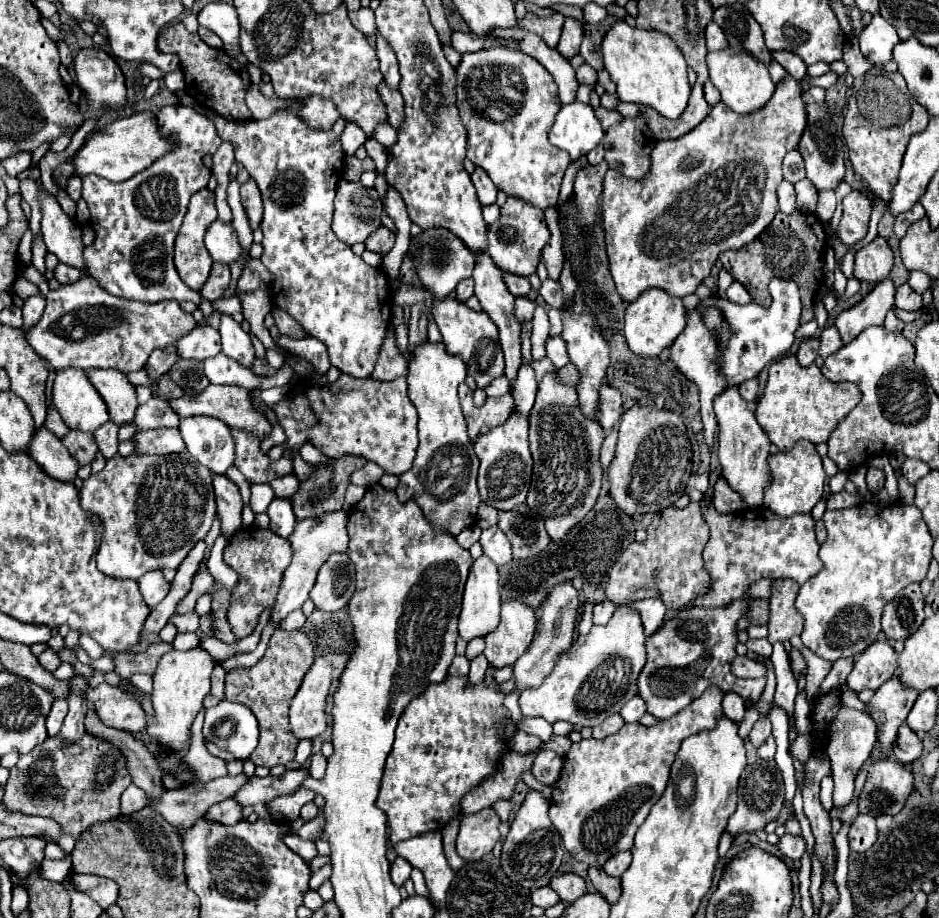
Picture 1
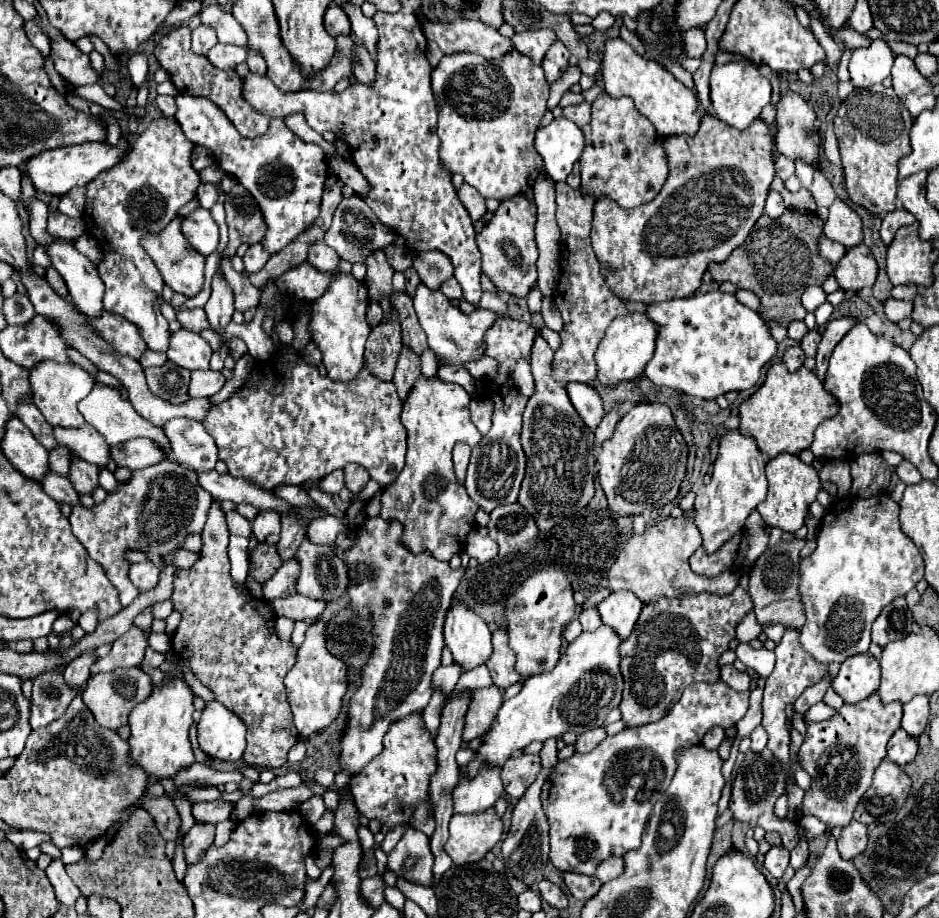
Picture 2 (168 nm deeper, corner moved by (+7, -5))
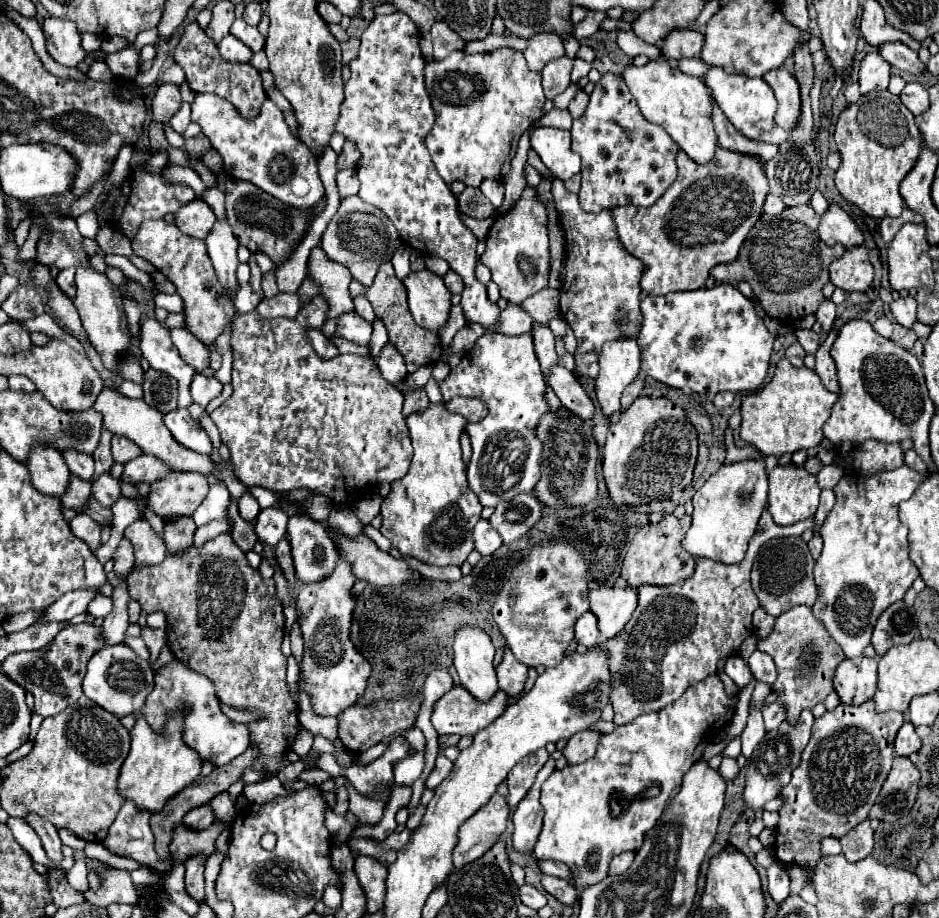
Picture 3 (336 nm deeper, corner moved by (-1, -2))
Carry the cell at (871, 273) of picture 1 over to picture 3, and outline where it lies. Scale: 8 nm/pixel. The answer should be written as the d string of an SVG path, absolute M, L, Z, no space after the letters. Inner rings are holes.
M864 245L848 249L840 259L832 261L830 283L842 291L866 291L872 283L874 269L868 261L868 249Z

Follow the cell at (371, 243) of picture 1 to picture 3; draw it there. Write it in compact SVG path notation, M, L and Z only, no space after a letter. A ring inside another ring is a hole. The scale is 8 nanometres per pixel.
M384 263L380 267L372 287L368 287L364 291L364 295L370 301L370 305L372 305L374 313L376 313L376 319L380 319L384 323L384 327L388 331L388 343L392 343L400 351L400 355L404 357L404 361L408 365L408 373L414 373L422 365L434 365L434 363L438 363L442 359L444 349L442 349L442 343L438 339L438 333L422 329L420 325L414 323L414 319L410 315L410 309L408 309L406 289L402 287L402 281L394 275L392 263Z

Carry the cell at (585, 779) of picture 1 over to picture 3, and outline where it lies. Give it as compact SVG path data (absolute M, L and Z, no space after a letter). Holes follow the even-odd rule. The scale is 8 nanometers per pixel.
M712 675L706 681L692 685L680 699L676 699L668 707L648 715L640 715L632 723L616 727L614 733L606 733L600 739L598 751L590 761L564 767L562 771L558 771L562 777L560 781L544 781L540 803L546 815L534 847L534 855L538 859L556 859L566 863L572 871L574 885L580 889L600 883L608 875L608 865L614 855L620 855L622 851L638 851L642 847L644 835L660 819L672 789L682 783L684 773L698 759L702 759L702 753L708 741L712 741L714 731L728 725L734 715L734 705L736 699L728 697L722 681Z

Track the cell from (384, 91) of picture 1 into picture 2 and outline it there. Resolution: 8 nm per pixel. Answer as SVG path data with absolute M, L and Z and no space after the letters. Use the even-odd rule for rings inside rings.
M356 46L358 50L358 58L360 58L360 64L356 62L356 72L354 76L358 78L358 82L364 82L364 84L372 84L376 80L376 66L374 66L374 60L366 54L364 46Z

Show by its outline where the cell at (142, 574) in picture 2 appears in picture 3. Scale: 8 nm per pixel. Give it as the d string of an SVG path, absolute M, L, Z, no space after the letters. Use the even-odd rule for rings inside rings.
M138 519L132 525L126 527L124 537L132 541L134 545L134 555L136 563L146 563L146 565L156 565L162 563L166 557L166 545L162 537L150 527L146 519Z

